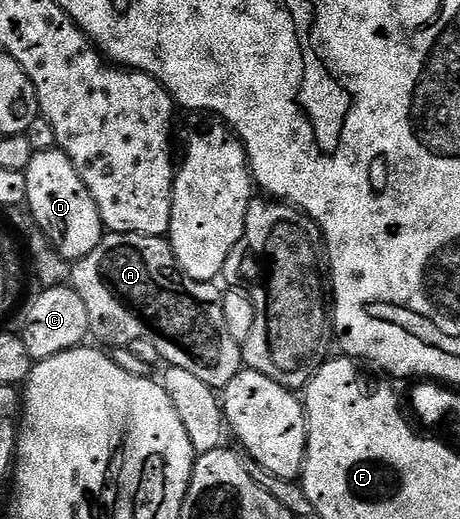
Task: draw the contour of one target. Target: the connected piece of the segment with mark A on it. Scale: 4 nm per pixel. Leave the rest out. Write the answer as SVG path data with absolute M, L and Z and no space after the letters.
M106 232L102 236L100 243L95 247L95 251L91 251L91 255L81 258L72 266L73 281L71 280L71 288L77 292L79 299L83 299L83 307L87 307L87 315L89 316L89 327L92 336L98 337L102 341L100 344L105 347L127 347L131 343L135 343L135 339L143 339L146 343L152 343L155 351L159 351L161 361L169 367L183 367L183 371L188 371L191 375L195 375L199 379L203 379L203 383L207 383L215 391L224 390L227 383L231 383L231 379L235 379L235 375L241 372L243 368L243 345L242 342L231 339L231 335L227 331L227 323L223 319L223 293L218 286L212 281L196 281L191 279L177 265L177 260L173 254L173 249L169 246L165 237L148 237L147 235L131 235L130 233L110 233Z

